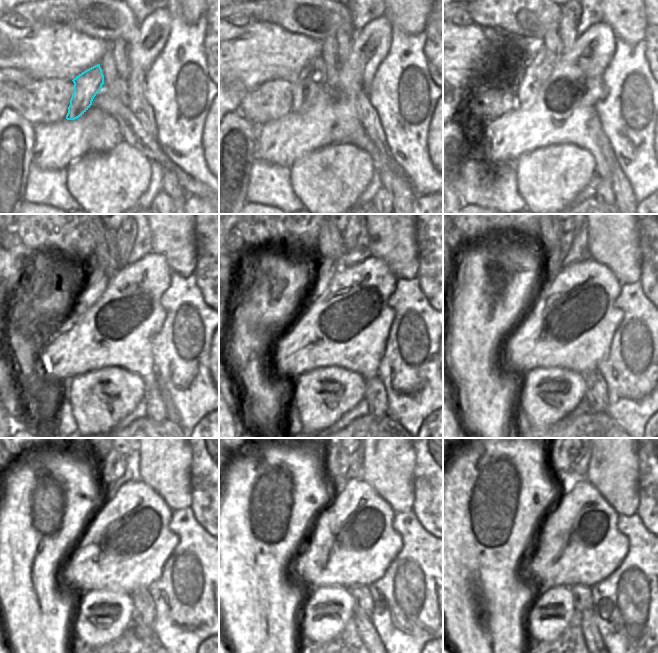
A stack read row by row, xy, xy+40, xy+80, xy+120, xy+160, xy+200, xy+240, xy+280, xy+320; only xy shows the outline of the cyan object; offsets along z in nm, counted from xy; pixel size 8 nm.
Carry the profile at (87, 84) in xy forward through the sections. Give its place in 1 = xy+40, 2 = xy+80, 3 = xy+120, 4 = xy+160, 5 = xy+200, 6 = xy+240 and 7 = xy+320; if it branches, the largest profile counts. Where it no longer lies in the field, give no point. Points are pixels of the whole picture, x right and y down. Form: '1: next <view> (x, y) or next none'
1: next xy+40 (306, 85)
2: next xy+80 (536, 69)
3: next xy+120 (97, 280)
4: next xy+160 (327, 268)
5: next xy+200 (555, 256)
6: next xy+240 (112, 467)
7: next xy+320 (559, 458)

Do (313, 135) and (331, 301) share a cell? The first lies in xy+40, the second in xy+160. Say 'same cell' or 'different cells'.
same cell

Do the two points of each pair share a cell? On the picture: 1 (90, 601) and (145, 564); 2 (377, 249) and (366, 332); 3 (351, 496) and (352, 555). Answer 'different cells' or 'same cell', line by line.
1: different cells
2: different cells
3: same cell

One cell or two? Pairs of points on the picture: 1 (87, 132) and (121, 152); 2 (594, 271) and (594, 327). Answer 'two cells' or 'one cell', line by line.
1: two cells
2: one cell

